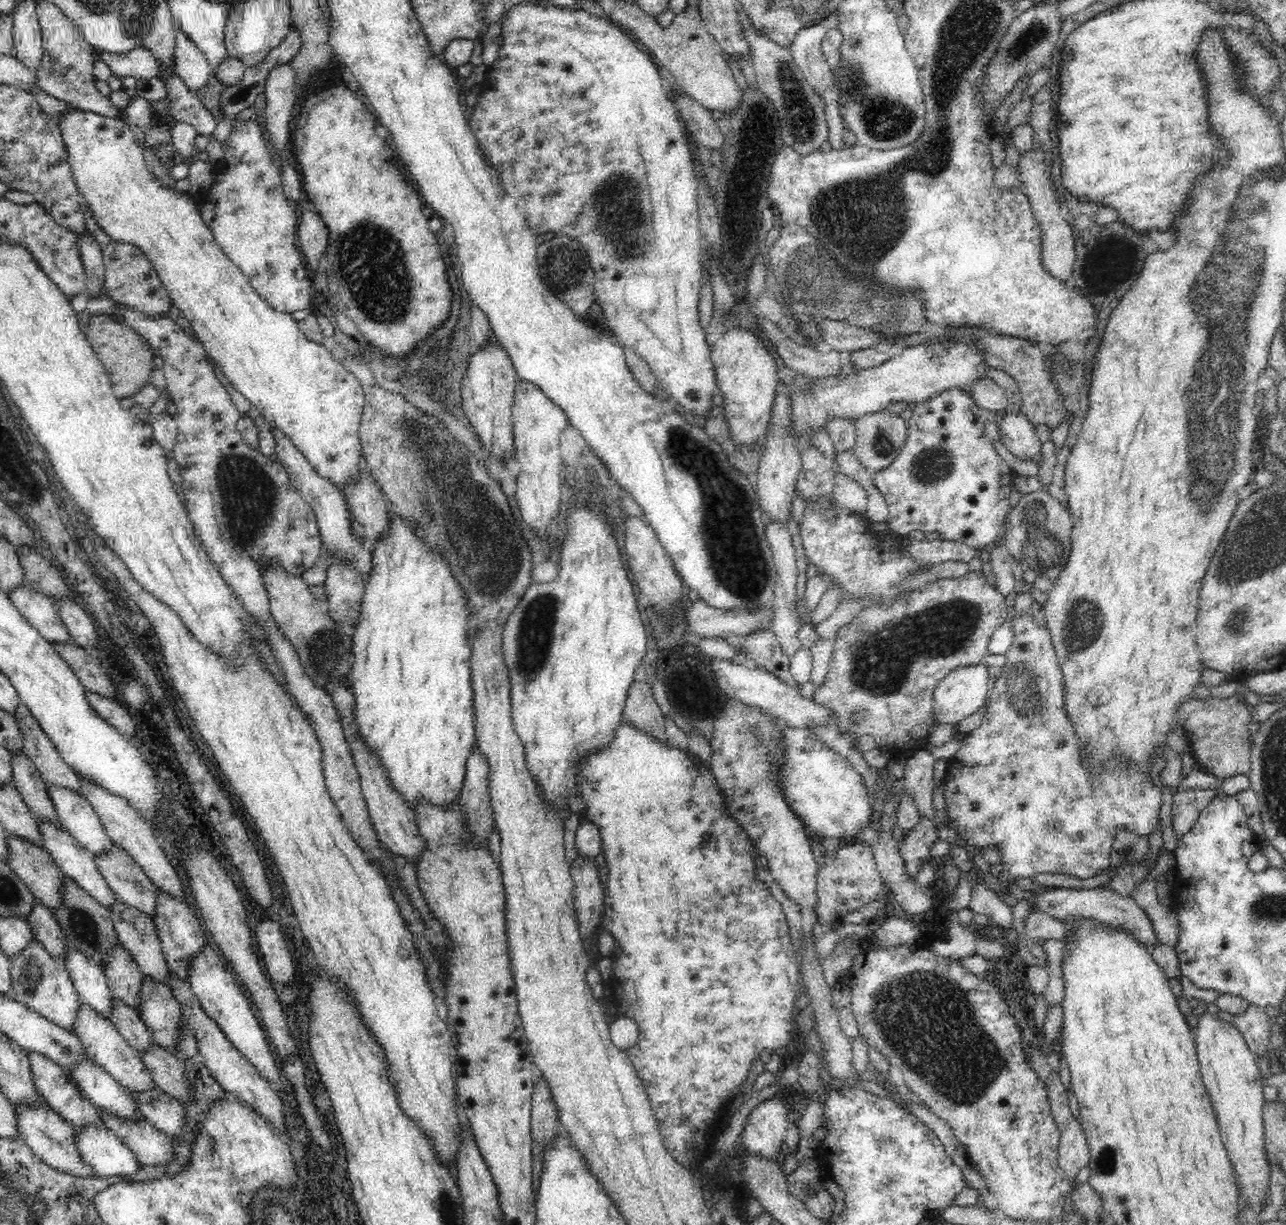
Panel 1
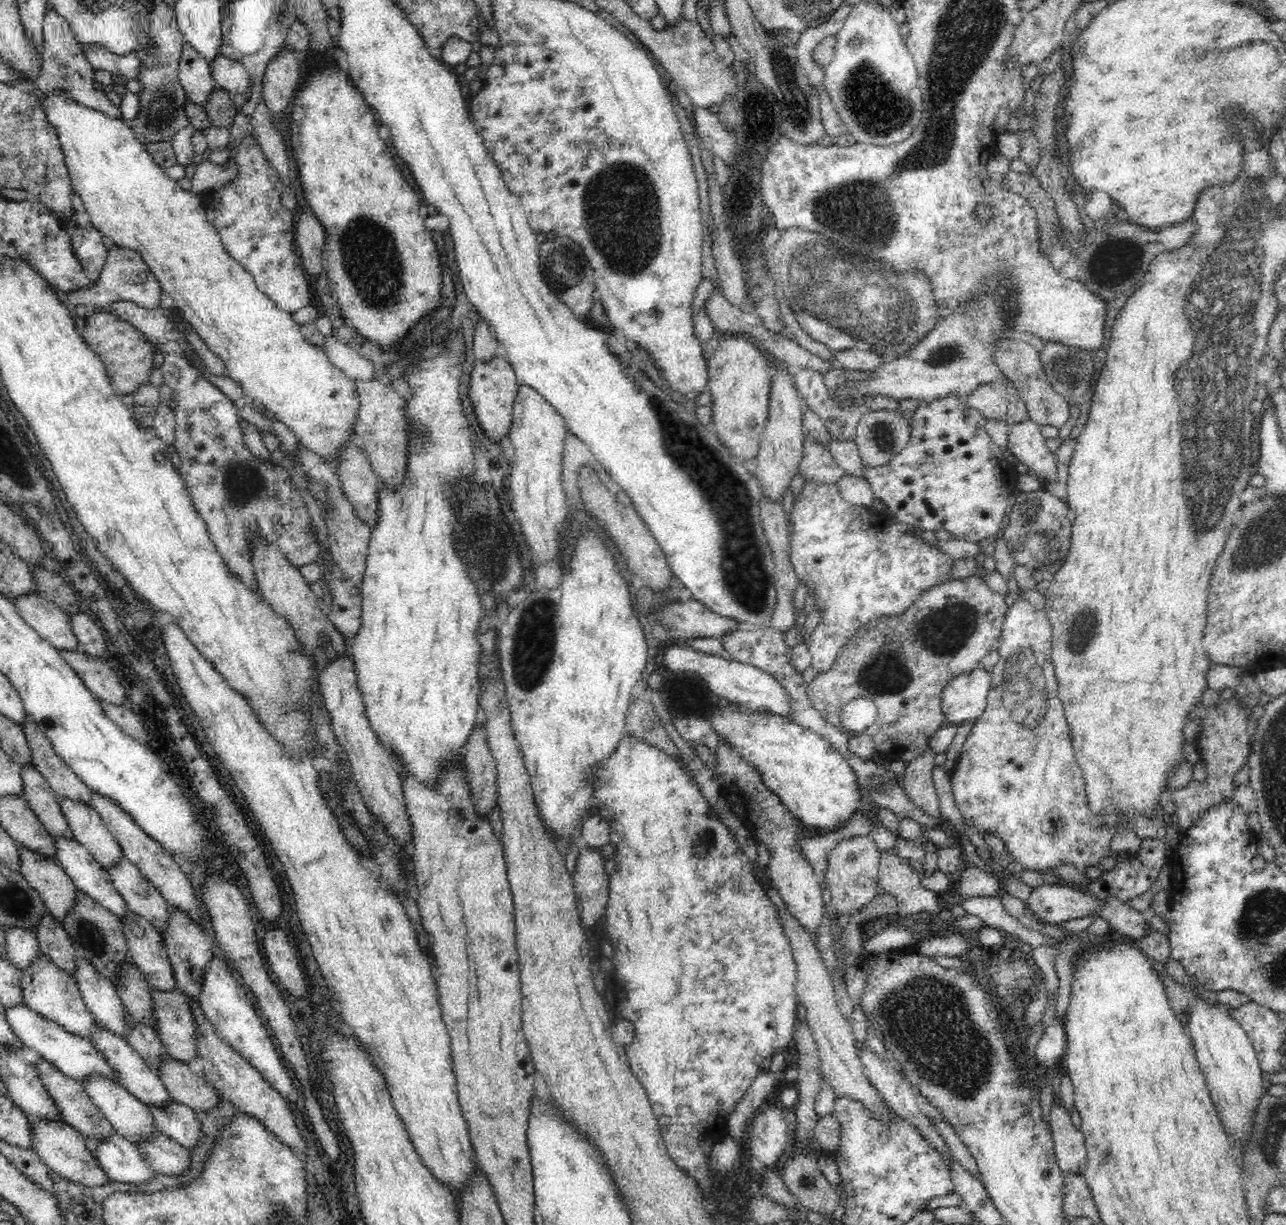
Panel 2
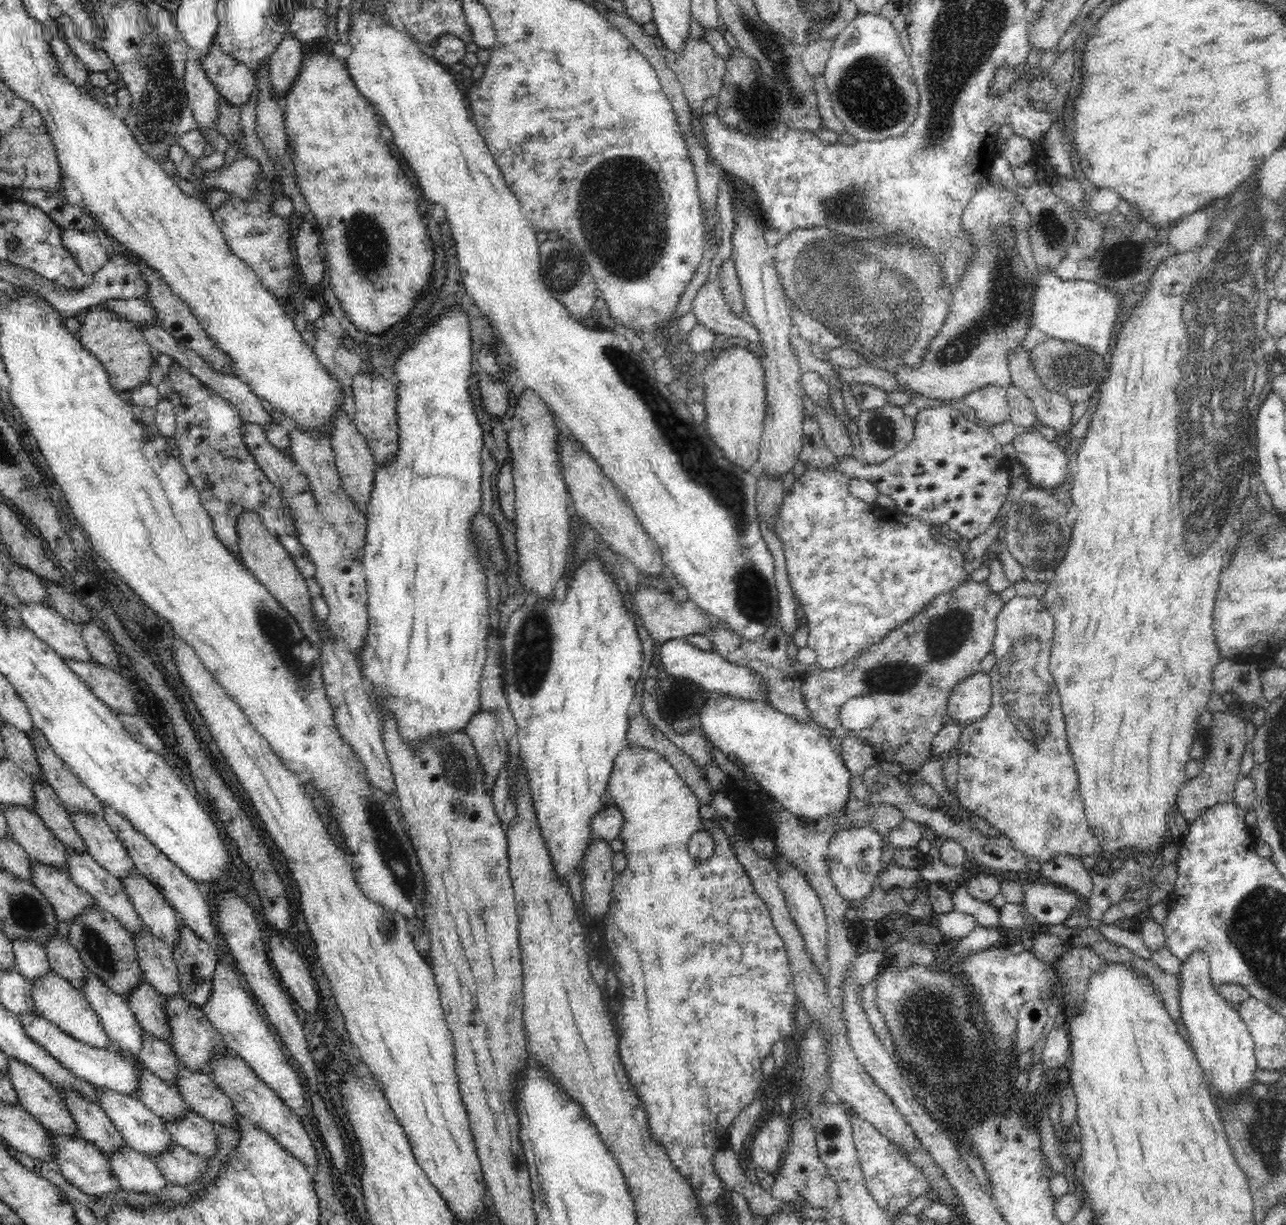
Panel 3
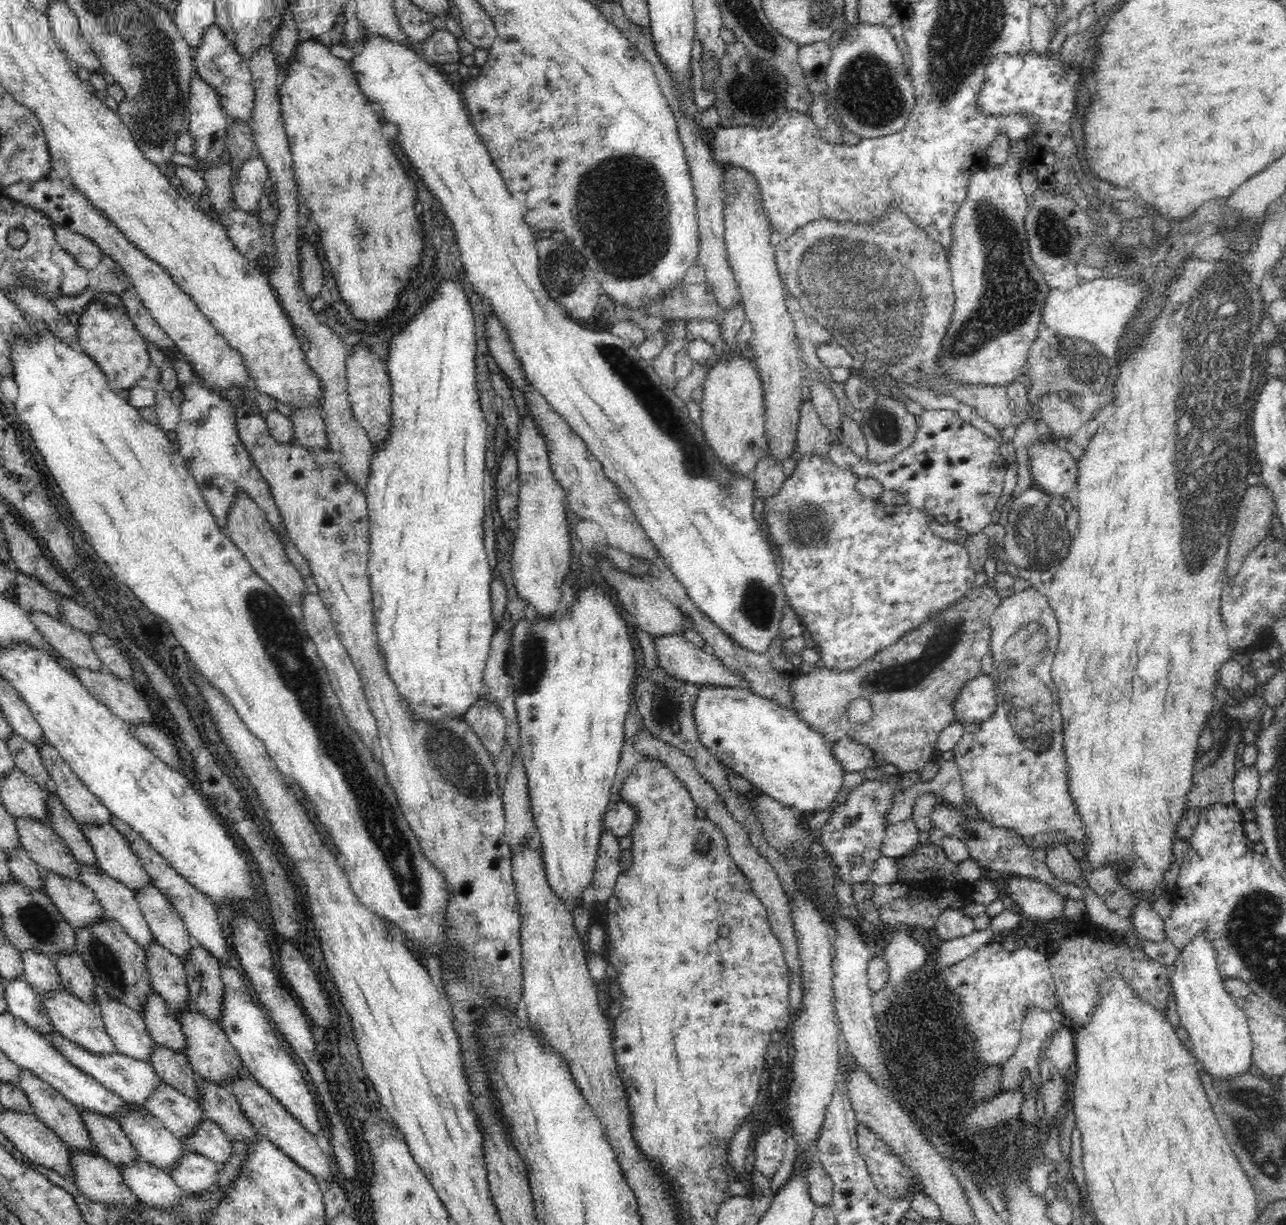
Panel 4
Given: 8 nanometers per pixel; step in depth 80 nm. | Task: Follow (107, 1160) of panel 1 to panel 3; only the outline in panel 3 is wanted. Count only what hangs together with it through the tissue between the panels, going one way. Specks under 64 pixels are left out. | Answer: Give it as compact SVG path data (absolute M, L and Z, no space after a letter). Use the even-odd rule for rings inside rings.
M126 1144L120 1152L108 1157L112 1173L124 1191L146 1193L157 1198L169 1185L150 1157Z

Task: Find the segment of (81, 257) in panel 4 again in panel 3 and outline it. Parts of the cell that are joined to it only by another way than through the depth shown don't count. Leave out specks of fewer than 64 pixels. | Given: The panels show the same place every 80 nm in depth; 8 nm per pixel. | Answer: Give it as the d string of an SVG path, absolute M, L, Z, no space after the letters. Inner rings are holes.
M62 229L61 234L62 245L86 275L93 277L107 263L109 251L100 244L98 232Z

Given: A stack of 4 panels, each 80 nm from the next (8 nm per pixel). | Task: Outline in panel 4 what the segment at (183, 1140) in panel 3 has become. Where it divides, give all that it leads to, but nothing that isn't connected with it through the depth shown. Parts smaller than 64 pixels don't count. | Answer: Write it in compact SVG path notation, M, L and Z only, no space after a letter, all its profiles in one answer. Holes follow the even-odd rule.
M208 1118L200 1120L196 1130L182 1140L186 1151L200 1153L218 1164L226 1164L230 1160L232 1141L223 1128Z

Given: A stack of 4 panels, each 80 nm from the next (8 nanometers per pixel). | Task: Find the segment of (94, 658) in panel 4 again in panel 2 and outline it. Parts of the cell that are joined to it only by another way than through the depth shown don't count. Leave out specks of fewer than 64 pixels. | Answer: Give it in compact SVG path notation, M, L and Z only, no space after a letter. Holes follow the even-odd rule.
M39 593L24 594L14 600L18 614L44 641L57 649L77 650L78 639L72 631L68 615Z

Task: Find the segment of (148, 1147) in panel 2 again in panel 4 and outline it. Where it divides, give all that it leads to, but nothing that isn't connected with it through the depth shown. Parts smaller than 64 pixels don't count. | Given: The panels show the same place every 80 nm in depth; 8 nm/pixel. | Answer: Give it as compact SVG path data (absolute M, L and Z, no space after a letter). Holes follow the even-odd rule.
M185 1151L174 1166L168 1174L185 1194L201 1197L219 1186L218 1163L200 1153Z

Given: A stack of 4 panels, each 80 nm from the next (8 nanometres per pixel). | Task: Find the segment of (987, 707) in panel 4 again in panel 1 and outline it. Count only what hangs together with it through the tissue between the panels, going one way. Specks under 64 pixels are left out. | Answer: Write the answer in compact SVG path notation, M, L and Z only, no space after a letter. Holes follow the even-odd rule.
M983 661L976 666L956 668L949 672L946 678L942 678L934 692L933 712L937 723L956 726L964 718L979 712L985 706L990 694L989 676L991 673L991 669Z

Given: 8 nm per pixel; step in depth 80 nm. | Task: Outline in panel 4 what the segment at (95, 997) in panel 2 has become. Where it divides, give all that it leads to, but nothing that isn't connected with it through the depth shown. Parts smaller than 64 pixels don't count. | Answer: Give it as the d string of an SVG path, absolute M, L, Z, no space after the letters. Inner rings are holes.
M98 985L94 986L94 990L96 1006L117 1052L150 1064L150 1052L155 1042L150 1032L147 1032L142 1016L126 1004L108 997Z

